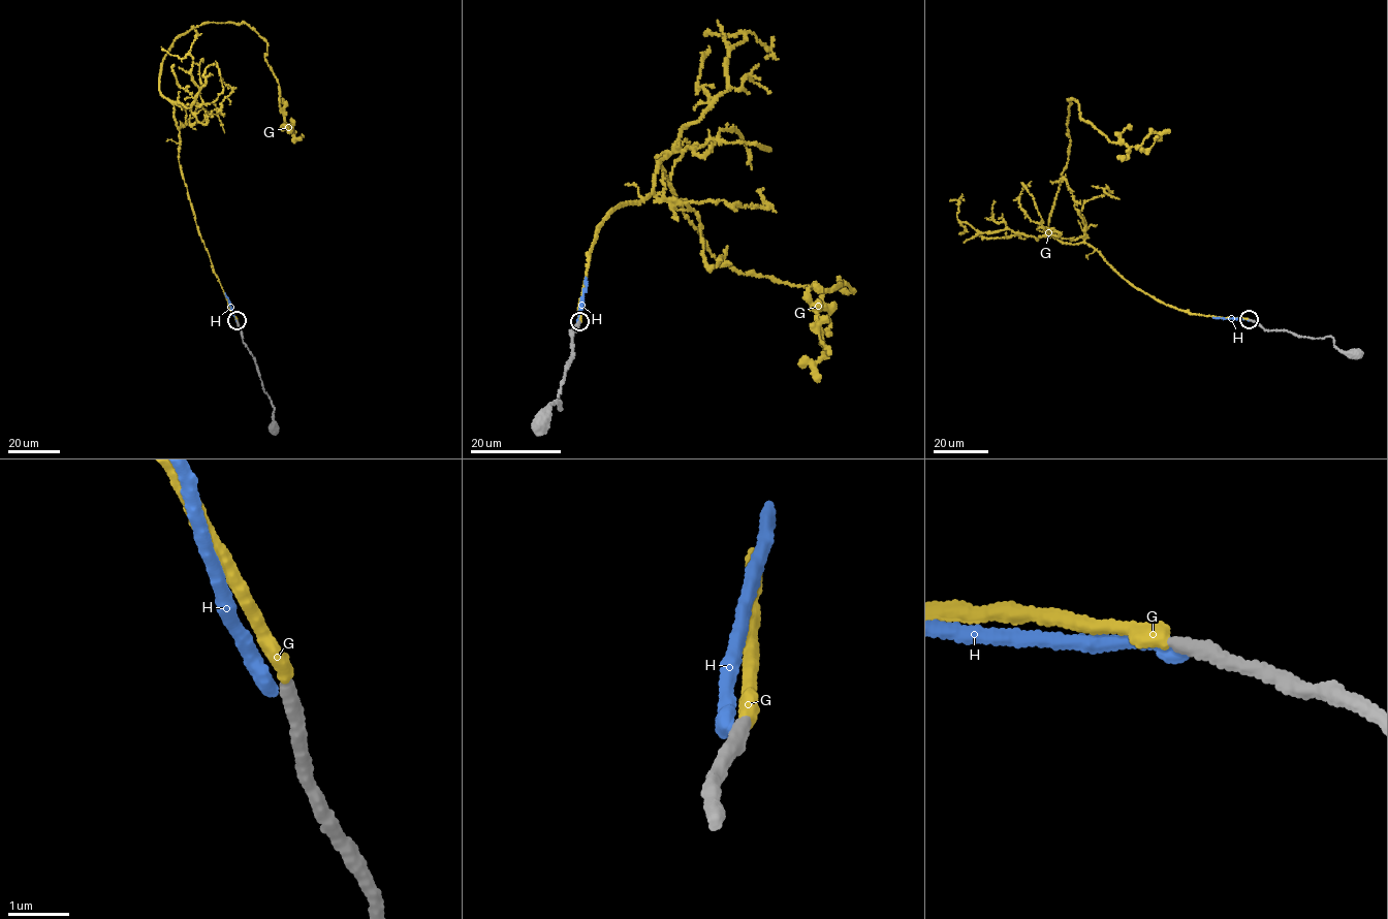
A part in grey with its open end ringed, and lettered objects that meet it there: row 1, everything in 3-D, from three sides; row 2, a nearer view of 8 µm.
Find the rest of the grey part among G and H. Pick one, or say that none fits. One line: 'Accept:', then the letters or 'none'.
Accept: G

